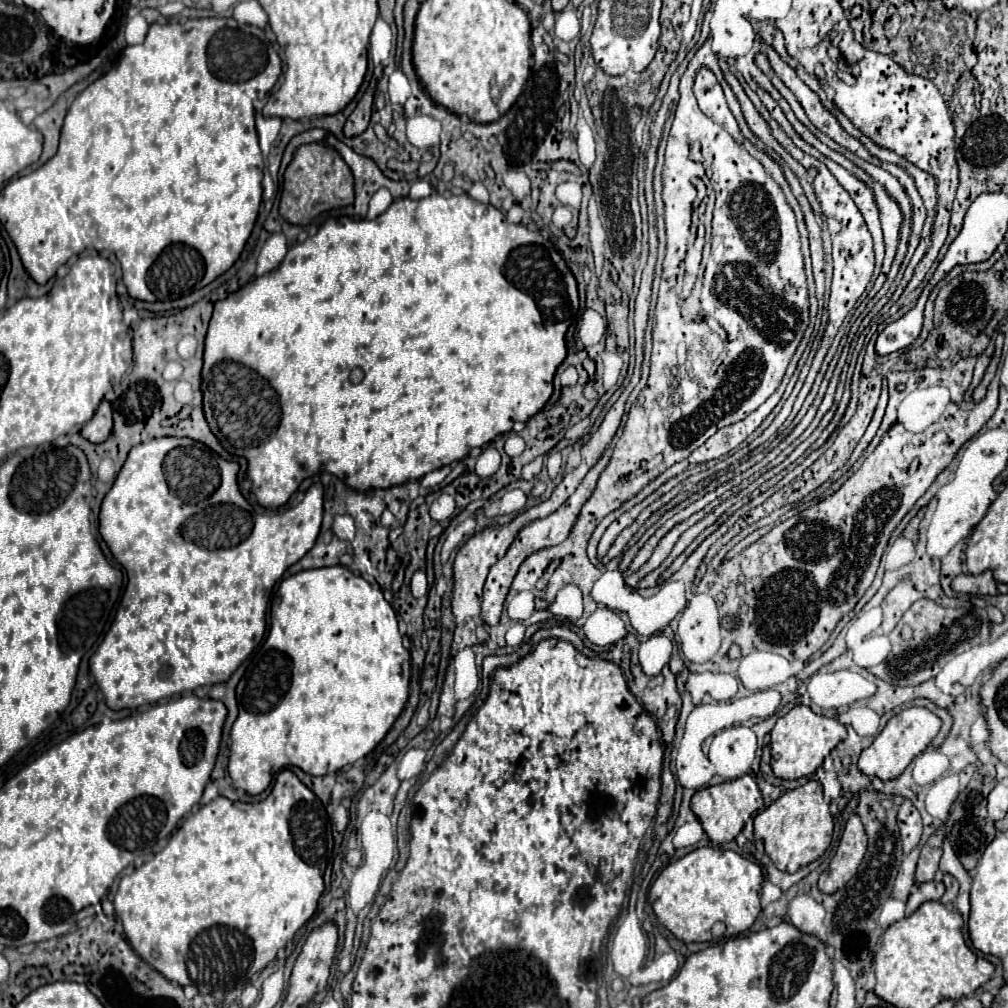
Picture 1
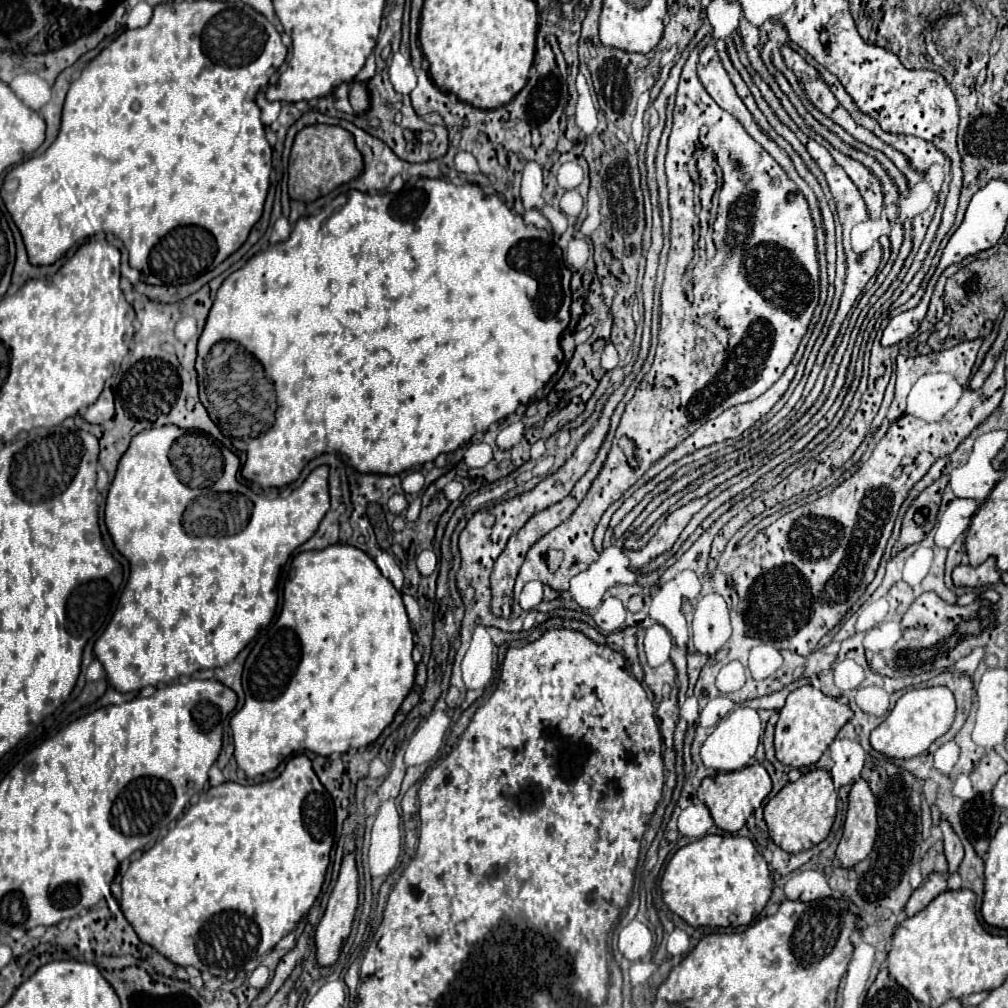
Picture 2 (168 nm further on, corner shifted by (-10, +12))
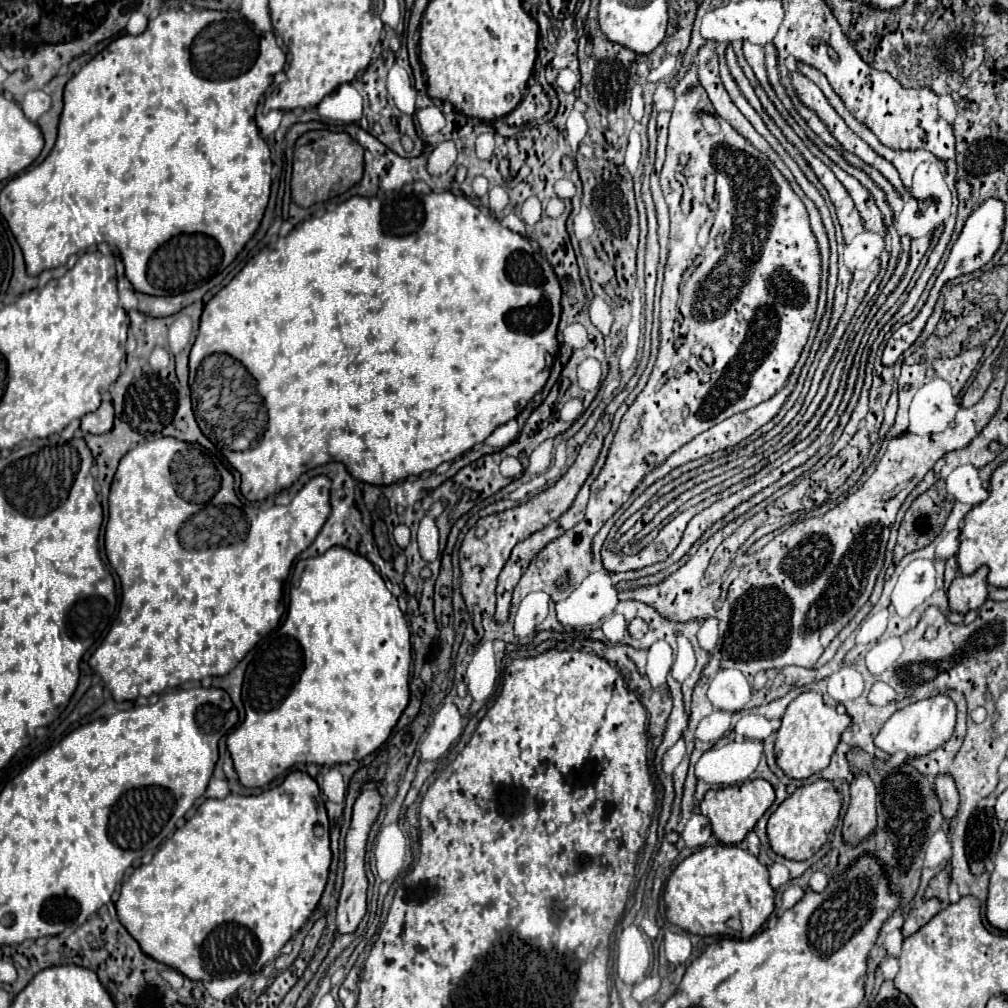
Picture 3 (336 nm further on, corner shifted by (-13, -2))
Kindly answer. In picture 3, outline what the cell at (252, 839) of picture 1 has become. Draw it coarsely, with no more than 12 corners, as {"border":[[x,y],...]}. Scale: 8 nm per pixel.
{"border":[[308,772],[204,800],[118,920],[190,980],[254,974],[318,906]]}

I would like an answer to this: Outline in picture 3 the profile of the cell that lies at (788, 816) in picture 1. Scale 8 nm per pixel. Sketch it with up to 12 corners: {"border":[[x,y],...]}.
{"border":[[828,780],[798,788],[772,812],[772,850],[810,860],[838,822]]}

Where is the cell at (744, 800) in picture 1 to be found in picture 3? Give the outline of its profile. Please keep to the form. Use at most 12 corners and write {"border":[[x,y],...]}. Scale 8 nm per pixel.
{"border":[[758,778],[708,790],[700,802],[714,836],[740,844],[774,804]]}

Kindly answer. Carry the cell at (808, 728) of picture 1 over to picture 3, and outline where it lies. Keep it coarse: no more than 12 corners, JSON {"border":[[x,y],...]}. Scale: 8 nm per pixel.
{"border":[[822,694],[792,700],[776,732],[788,778],[822,772],[850,716]]}

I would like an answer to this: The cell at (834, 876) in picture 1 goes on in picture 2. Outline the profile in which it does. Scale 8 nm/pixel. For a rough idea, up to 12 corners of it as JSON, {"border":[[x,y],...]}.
{"border":[[859,778],[849,792],[841,866],[851,868],[877,836],[875,796]]}

